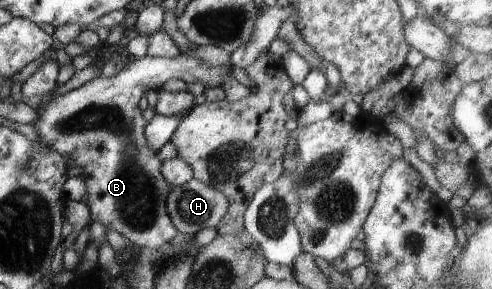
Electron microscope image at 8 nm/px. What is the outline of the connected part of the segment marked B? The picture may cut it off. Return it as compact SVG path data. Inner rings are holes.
M180 53L177 58L164 58L164 57L155 57L155 56L146 56L146 57L135 57L133 61L127 63L127 66L120 72L116 73L112 77L104 77L99 76L94 80L83 84L80 88L75 90L71 90L71 92L67 92L66 94L61 94L61 96L57 96L57 98L53 98L51 102L47 102L44 109L37 111L37 122L33 124L35 126L35 132L37 132L37 140L39 142L45 142L49 148L53 148L55 152L59 152L63 158L65 158L65 163L67 167L79 167L83 172L81 172L80 177L85 180L85 184L87 184L87 192L85 192L85 205L89 209L91 213L91 224L94 222L99 222L105 226L106 230L109 228L113 228L115 232L118 232L119 235L127 238L134 246L137 248L161 248L161 246L165 246L165 244L169 244L176 239L179 239L181 235L173 226L171 222L171 218L169 218L169 214L167 214L167 210L165 208L165 200L167 200L167 194L171 192L171 187L165 181L165 178L161 176L161 160L157 158L158 152L153 152L151 148L149 148L149 144L147 144L147 140L145 138L145 126L148 124L143 119L143 113L139 109L139 101L144 94L147 95L148 92L157 91L163 87L163 85L171 79L181 79L186 84L188 83L201 83L205 84L205 90L212 88L224 88L223 86L223 77L224 76L233 76L234 68L232 66L215 66L215 64L207 64L207 62L203 62L203 60L199 60L199 58L193 58L193 56L187 56L187 54Z

